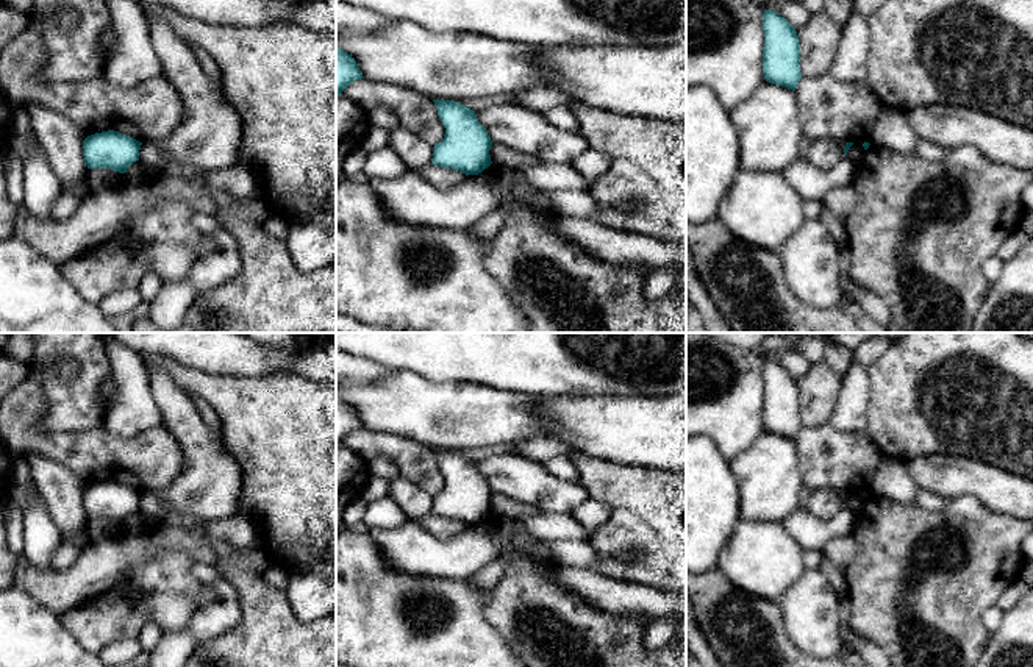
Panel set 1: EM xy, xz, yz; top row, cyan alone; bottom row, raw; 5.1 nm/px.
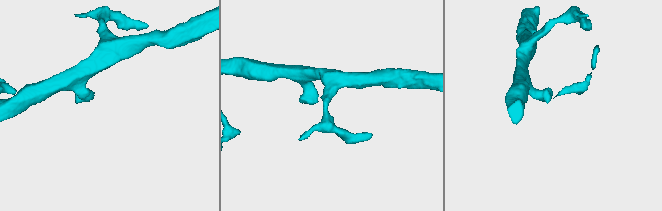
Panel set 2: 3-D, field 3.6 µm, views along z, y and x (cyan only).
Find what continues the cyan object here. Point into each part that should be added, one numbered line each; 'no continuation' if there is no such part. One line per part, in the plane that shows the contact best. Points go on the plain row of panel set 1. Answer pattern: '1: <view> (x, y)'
no continuation

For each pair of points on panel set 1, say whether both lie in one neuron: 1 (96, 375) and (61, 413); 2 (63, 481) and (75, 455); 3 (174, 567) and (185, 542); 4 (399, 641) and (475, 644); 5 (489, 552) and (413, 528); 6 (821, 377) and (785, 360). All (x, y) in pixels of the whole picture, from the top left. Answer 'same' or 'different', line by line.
1: same
2: different
3: different
4: same
5: same
6: different

